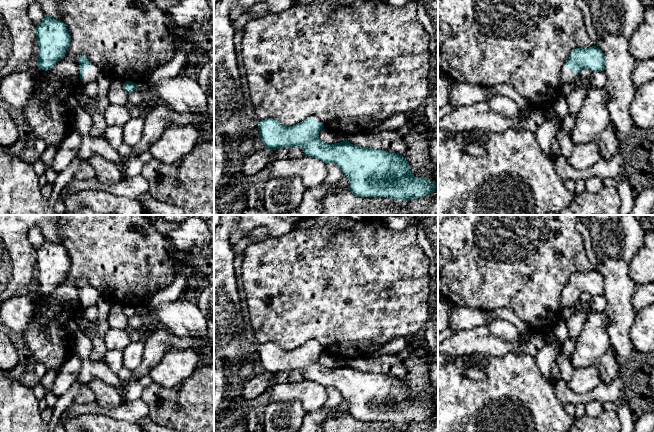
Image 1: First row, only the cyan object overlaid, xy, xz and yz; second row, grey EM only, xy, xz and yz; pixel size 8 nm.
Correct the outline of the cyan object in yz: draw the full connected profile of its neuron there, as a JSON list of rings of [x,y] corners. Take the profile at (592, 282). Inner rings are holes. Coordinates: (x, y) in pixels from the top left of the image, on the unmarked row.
[[[596,270],[576,272],[569,278],[568,284],[562,292],[561,306],[574,306],[582,293],[601,296],[604,295],[604,291],[605,280],[599,272]]]

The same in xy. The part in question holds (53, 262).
[[[45,239],[35,251],[39,275],[37,291],[47,295],[65,281],[71,260],[64,246]]]

